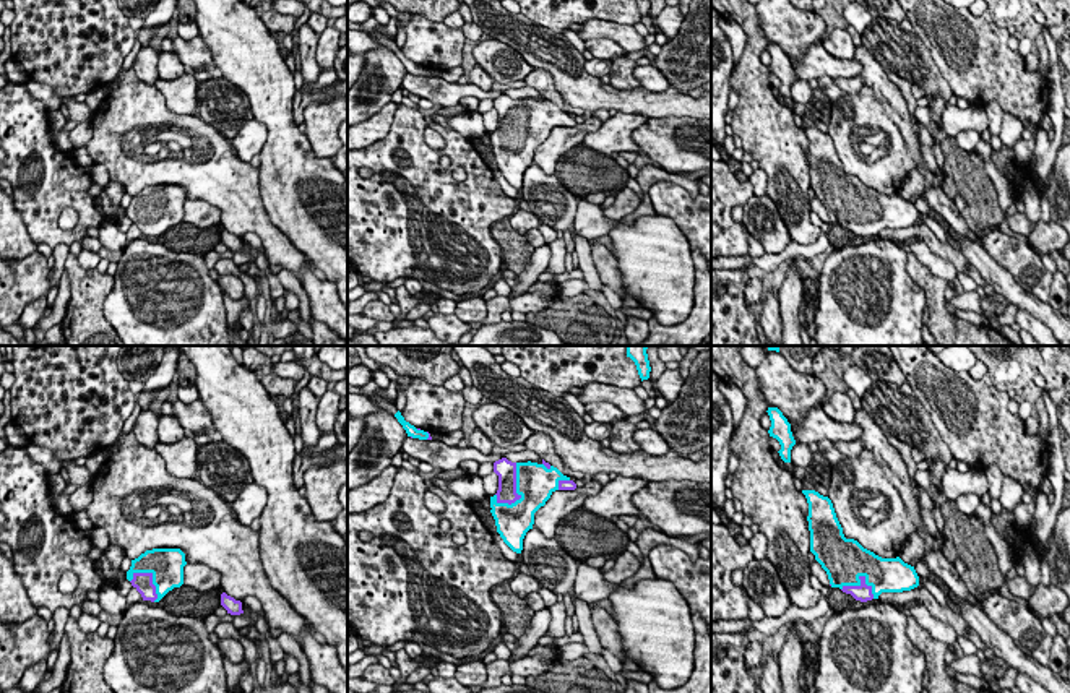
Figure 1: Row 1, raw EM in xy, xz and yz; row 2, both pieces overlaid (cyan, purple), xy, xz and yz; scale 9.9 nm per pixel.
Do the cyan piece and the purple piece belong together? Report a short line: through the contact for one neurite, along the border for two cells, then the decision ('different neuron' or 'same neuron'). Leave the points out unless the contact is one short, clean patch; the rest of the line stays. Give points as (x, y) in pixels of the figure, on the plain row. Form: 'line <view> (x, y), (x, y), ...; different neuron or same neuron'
same neuron

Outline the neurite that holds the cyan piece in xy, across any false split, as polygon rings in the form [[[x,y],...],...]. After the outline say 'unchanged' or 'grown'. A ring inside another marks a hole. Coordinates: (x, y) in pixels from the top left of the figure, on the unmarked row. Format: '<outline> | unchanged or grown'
[[[153,185],[132,196],[127,216],[143,237],[159,239],[183,221],[185,190],[180,185]]] | grown

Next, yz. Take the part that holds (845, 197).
[[[815,127],[802,130],[809,140],[810,188],[826,208],[831,224],[867,239],[882,229],[903,229],[919,222],[914,203],[900,193],[882,195],[857,177],[846,175],[828,133]]] | grown

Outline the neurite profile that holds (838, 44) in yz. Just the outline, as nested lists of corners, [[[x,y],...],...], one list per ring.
[[[833,29],[828,36],[822,39],[823,49],[841,60],[852,60],[856,45],[851,36],[844,29]]]

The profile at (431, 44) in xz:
[[[412,15],[409,21],[396,21],[406,31],[401,52],[406,58],[424,68],[451,70],[461,67],[464,34],[461,29]]]

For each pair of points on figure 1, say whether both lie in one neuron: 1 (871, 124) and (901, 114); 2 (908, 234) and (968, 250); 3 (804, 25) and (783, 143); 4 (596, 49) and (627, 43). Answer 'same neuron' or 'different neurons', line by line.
1: different neurons
2: different neurons
3: different neurons
4: different neurons

